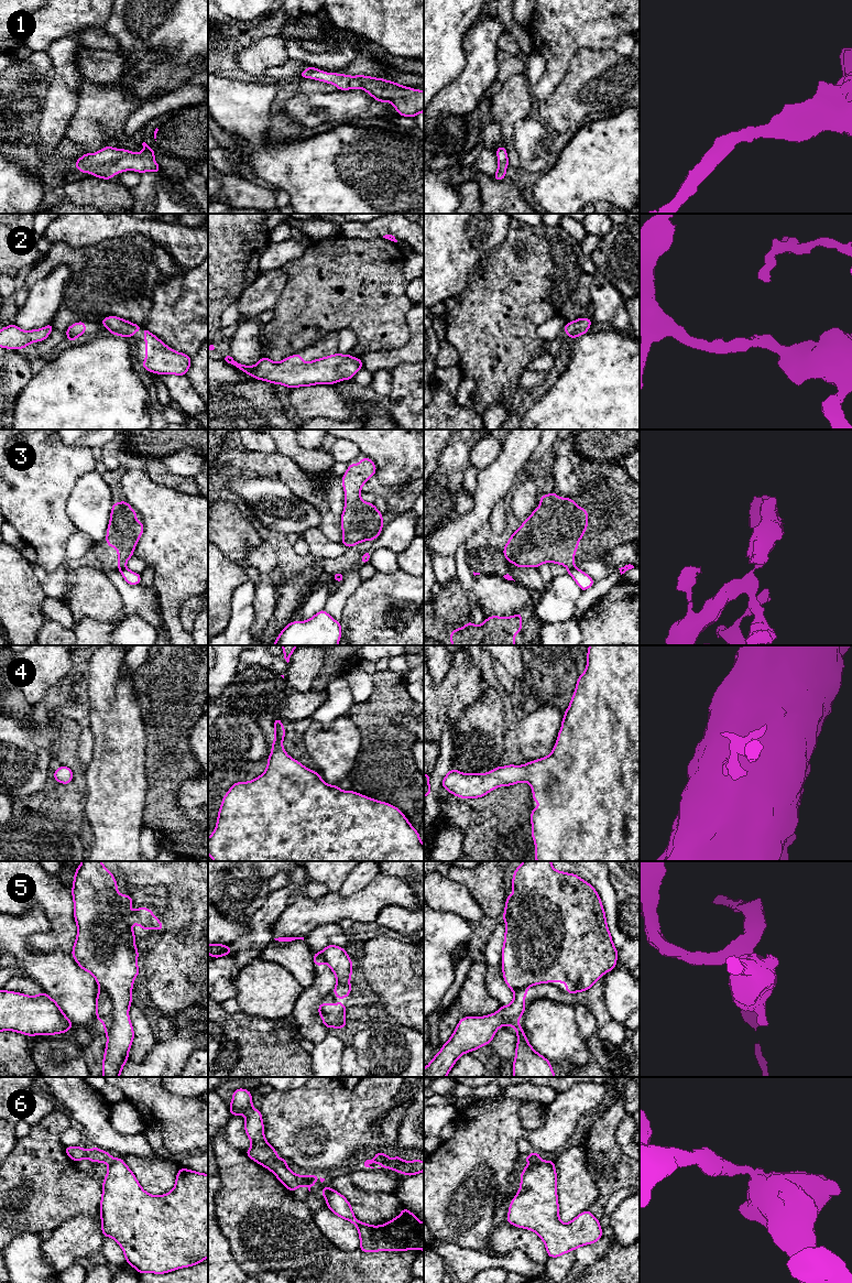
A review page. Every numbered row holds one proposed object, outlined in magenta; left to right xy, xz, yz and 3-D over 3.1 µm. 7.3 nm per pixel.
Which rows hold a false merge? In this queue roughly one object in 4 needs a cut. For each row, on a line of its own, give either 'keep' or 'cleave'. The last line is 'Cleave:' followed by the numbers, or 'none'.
1: keep
2: keep
3: cleave
4: keep
5: cleave
6: cleave
Cleave: 3, 5, 6

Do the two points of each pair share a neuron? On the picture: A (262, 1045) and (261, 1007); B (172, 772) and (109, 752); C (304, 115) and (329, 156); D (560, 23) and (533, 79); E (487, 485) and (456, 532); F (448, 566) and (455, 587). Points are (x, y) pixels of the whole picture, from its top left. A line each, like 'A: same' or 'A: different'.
A: different
B: different
C: different
D: different
E: same
F: different

